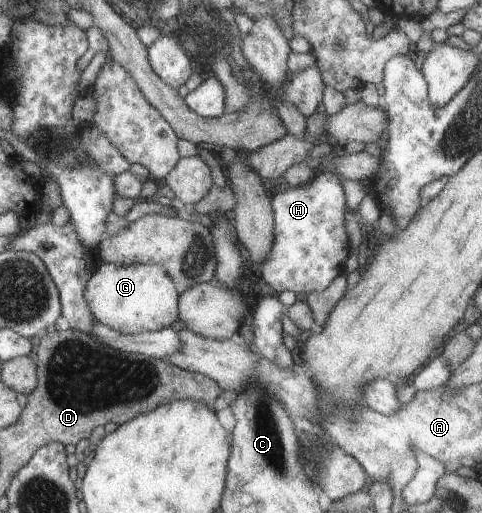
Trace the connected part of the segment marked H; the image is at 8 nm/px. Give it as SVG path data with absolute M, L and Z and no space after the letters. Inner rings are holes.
M333 171L317 173L305 186L279 191L271 200L274 210L274 245L268 259L259 265L262 282L278 295L288 289L293 293L323 291L339 273L345 271L345 259L350 252L350 239L345 229L345 193L341 180Z

